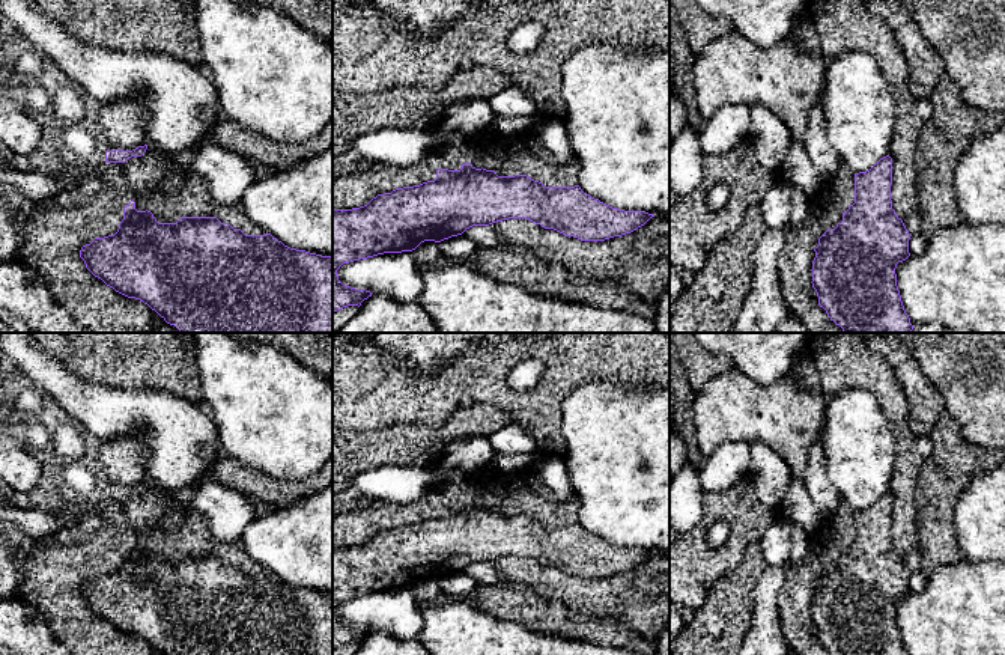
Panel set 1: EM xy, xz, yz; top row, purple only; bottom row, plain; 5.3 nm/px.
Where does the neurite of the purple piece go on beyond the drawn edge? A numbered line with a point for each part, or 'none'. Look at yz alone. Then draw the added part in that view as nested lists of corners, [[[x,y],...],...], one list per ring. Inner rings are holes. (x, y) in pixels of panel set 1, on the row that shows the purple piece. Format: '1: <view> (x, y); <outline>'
none

